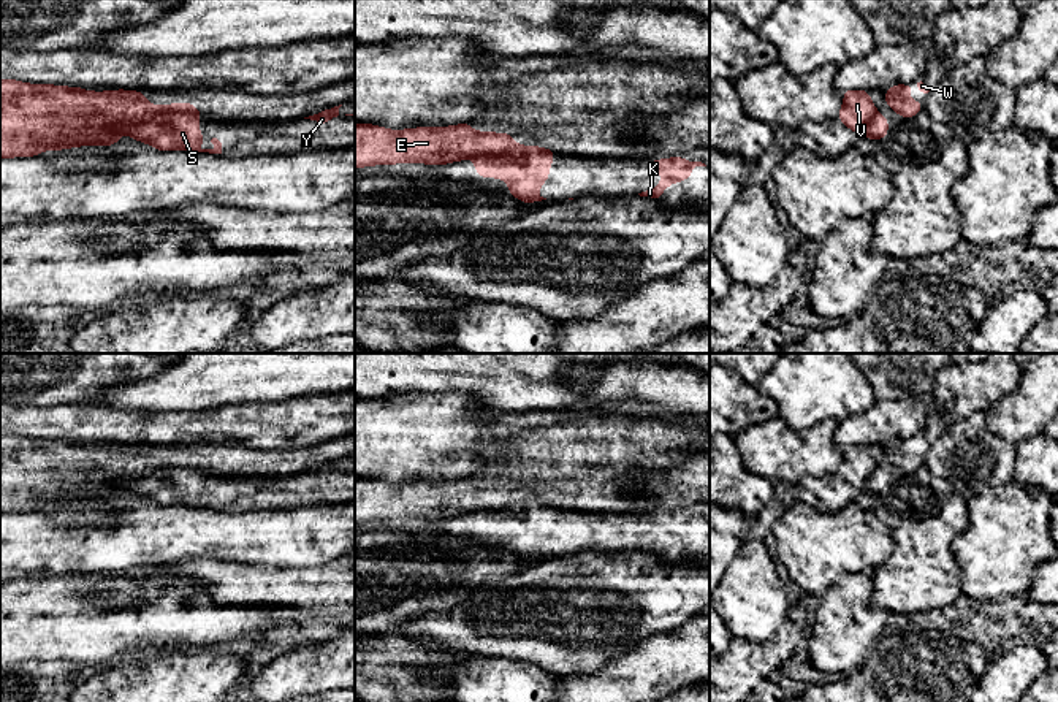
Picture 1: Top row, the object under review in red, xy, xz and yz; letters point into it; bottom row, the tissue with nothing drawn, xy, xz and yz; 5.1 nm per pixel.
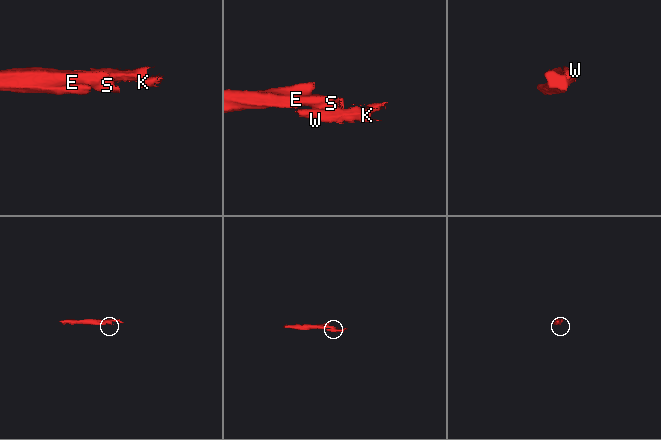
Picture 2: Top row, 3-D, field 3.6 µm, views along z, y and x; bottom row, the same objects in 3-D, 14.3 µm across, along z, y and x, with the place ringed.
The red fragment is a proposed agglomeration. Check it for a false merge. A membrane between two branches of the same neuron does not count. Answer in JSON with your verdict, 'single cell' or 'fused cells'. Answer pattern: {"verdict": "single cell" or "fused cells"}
{"verdict": "fused cells"}

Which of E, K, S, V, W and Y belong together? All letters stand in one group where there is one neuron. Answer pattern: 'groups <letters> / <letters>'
groups E V / K S W Y

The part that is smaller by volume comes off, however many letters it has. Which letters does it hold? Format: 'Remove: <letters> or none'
Remove: K, S, W, Y

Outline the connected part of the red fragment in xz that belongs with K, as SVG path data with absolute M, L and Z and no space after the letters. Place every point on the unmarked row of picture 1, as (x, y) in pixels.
M683 512L660 513L649 518L662 529L662 536L657 542L641 547L638 550L654 553L654 555L662 555L662 547L670 539L689 534L691 526L695 521L706 521L702 517L686 517Z

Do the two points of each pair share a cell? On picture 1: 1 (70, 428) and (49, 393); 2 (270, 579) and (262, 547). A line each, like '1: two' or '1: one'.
1: two
2: two

